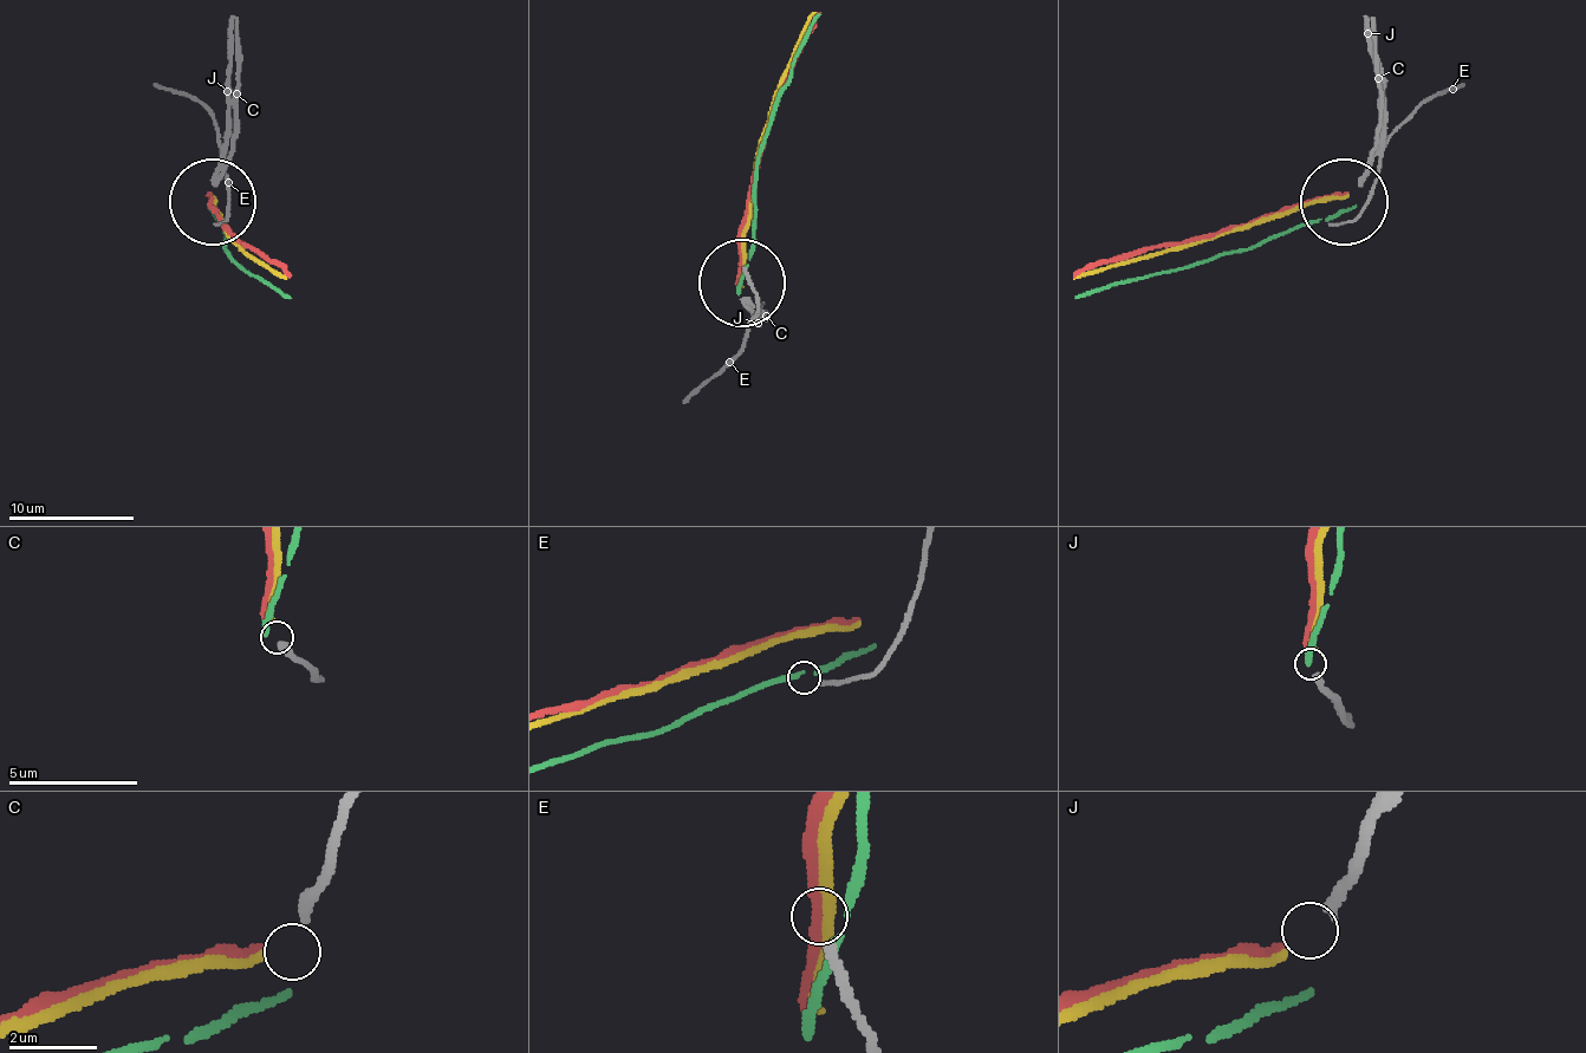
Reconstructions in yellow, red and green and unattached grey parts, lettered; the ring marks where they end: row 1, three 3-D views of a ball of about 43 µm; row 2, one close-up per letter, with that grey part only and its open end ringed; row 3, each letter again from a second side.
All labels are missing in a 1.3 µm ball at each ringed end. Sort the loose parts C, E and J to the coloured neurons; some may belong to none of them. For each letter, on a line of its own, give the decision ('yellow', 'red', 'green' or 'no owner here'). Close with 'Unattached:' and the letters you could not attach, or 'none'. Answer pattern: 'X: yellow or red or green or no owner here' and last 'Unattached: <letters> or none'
C: yellow
E: no owner here
J: red
Unattached: E

